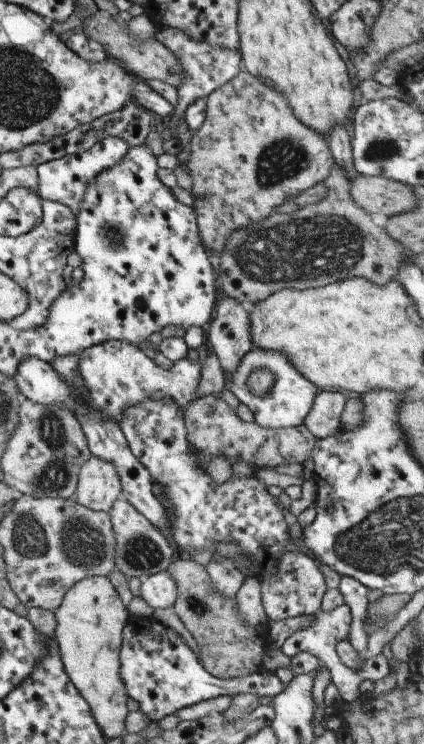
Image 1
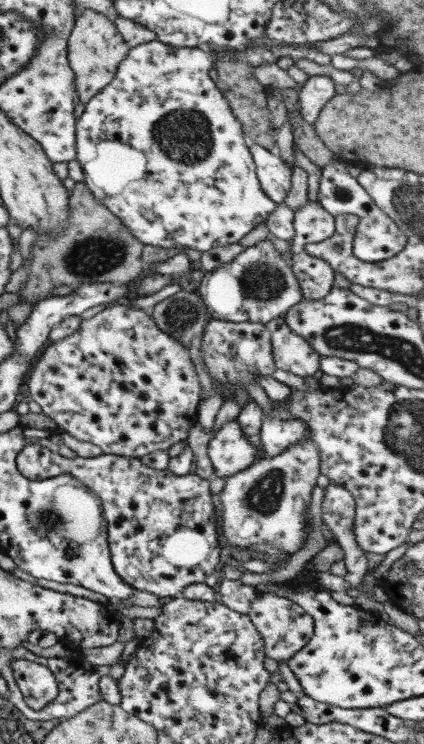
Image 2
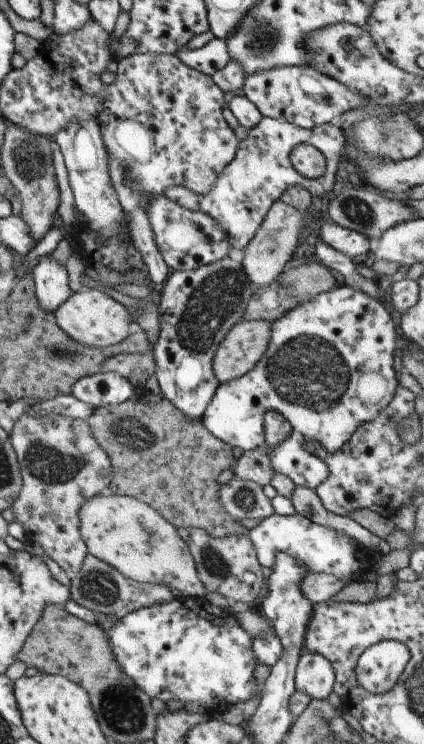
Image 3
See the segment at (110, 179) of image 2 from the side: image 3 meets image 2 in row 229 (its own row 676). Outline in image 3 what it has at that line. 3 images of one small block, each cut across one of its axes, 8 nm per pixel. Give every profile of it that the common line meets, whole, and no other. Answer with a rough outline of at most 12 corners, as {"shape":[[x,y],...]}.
{"shape":[[179,596],[108,628],[122,672],[218,716],[262,689],[231,611]]}

